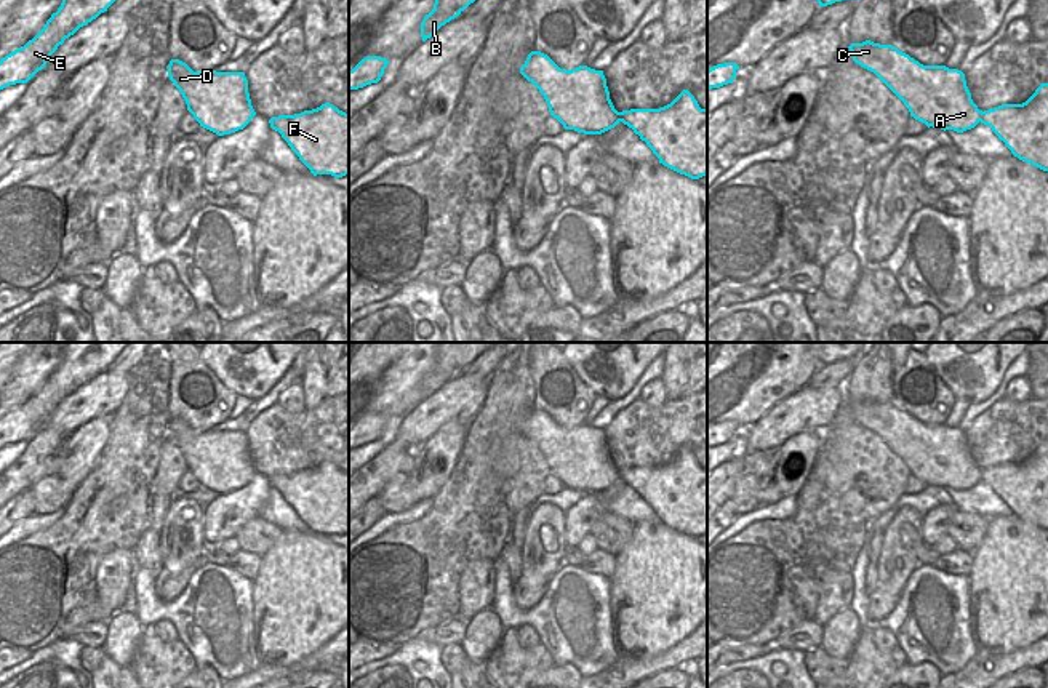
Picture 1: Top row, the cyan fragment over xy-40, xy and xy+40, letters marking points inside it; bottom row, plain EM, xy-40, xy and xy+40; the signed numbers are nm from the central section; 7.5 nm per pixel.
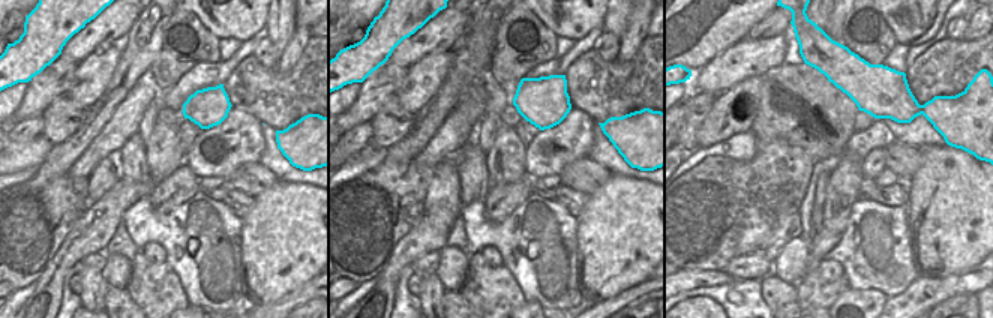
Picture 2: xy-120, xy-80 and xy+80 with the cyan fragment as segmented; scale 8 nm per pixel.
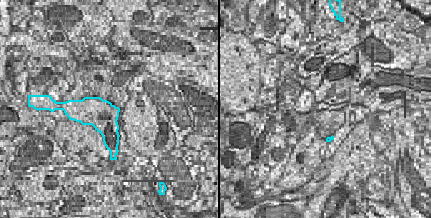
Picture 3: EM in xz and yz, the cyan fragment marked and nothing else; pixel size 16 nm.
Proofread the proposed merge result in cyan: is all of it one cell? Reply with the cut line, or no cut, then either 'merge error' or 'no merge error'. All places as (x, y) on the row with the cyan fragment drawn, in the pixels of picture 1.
cut in xy along (620, 112), (621, 120); merge error

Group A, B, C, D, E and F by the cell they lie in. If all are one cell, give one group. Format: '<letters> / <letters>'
A B C D E / F

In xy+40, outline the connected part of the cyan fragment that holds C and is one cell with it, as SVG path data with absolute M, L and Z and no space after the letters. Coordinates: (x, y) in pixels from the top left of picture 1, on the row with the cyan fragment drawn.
M851 43L853 61L874 72L928 128L963 133L981 122L965 74L946 66L923 66L893 45Z

